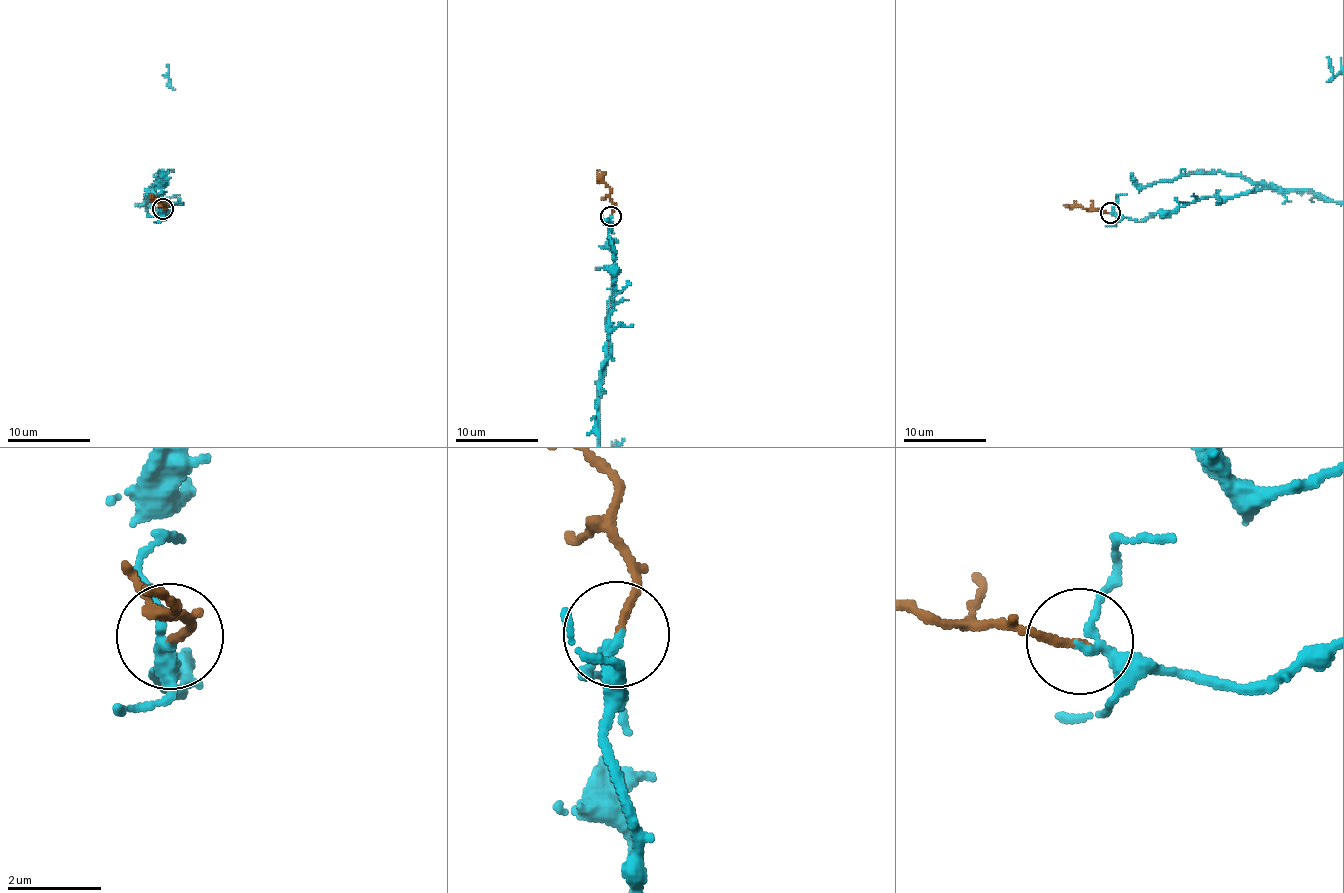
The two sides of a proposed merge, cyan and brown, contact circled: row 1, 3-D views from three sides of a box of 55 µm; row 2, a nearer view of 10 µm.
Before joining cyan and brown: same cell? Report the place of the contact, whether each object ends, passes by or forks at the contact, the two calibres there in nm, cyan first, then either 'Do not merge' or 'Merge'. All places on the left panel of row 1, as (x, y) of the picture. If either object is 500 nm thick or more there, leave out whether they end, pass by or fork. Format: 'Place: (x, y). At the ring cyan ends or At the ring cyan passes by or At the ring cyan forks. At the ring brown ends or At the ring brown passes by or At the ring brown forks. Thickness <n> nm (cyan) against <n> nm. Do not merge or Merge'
Place: (163, 209). At the ring cyan passes by. At the ring brown ends. Thickness 150 nm (cyan) against 150 nm. Merge

